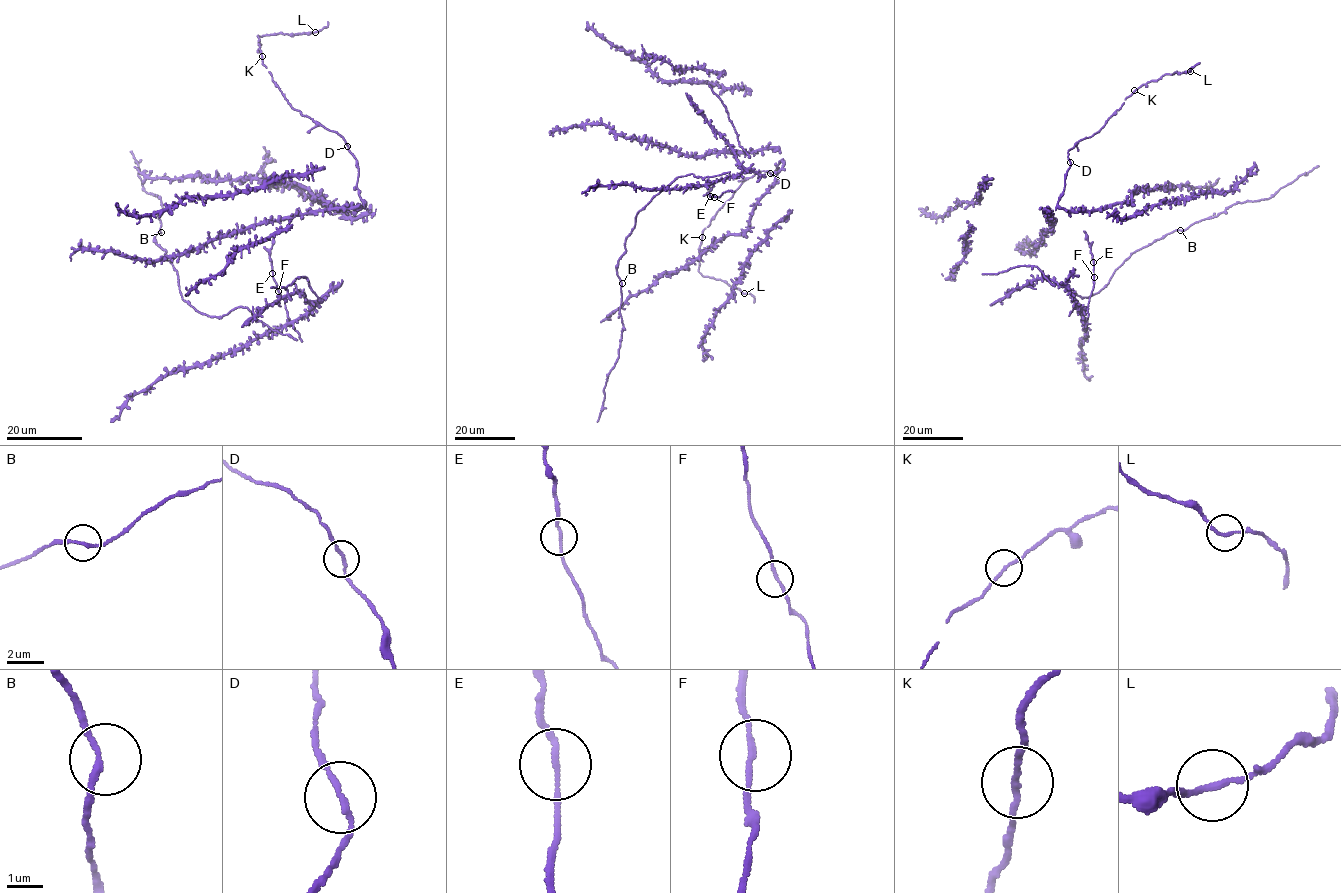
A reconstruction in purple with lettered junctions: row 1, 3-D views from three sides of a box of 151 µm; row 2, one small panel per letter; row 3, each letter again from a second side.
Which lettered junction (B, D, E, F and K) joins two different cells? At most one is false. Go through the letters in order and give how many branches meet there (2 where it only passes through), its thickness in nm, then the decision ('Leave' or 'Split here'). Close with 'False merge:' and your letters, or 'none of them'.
B: Branches: 2. Thickness 150 nm. Leave
D: Branches: 2. Thickness 150 nm. Leave
E: Branches: 2. Thickness 140 nm. Leave
F: Branches: 2. Thickness 150 nm. Leave
K: Branches: 2. Thickness 150 nm. Leave
False merge: none of them

